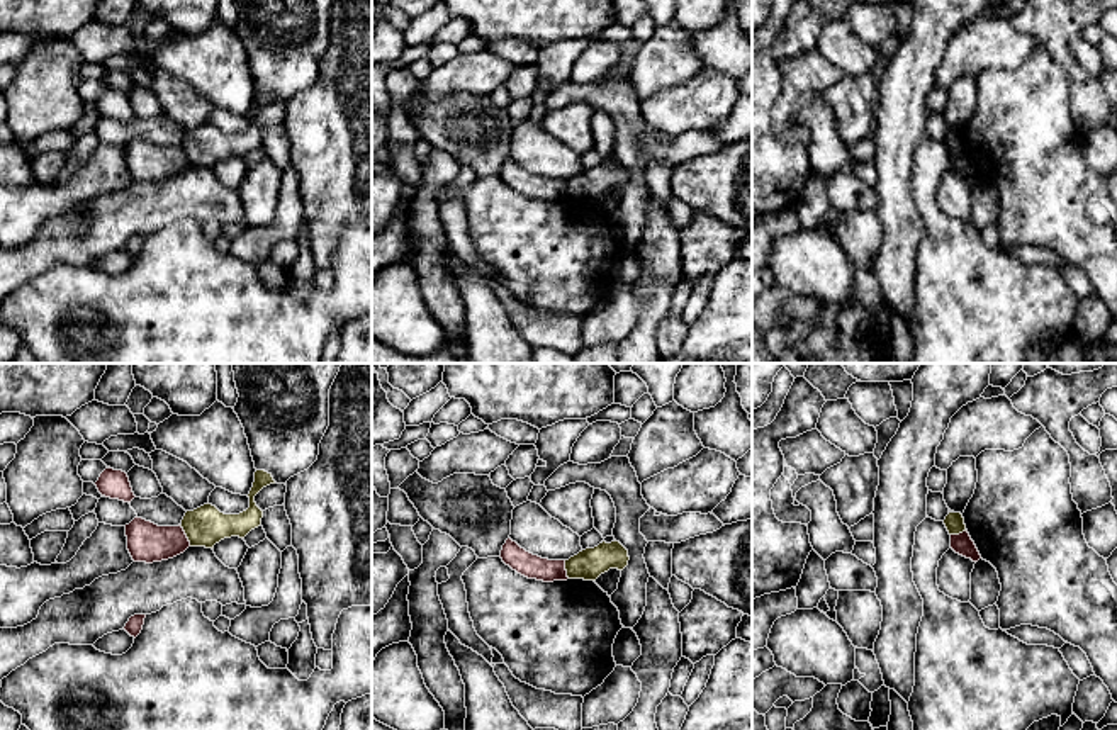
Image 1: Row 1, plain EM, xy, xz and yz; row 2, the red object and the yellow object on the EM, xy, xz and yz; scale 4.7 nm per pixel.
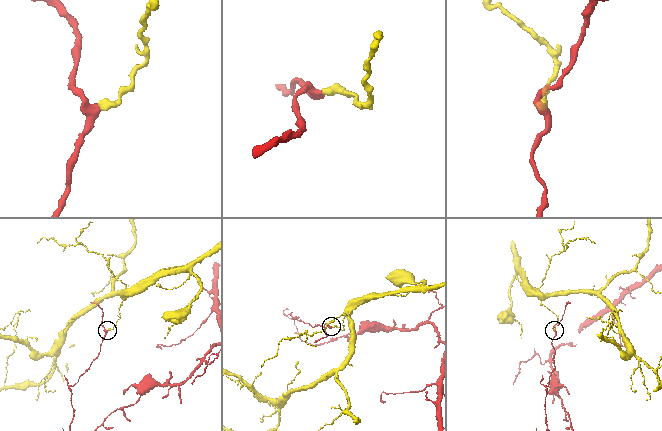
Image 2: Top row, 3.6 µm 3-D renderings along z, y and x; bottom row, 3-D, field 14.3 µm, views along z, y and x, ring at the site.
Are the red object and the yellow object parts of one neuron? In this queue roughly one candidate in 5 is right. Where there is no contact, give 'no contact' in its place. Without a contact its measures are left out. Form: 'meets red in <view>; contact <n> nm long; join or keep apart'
meets red in xy; contact 120 nm long; keep apart

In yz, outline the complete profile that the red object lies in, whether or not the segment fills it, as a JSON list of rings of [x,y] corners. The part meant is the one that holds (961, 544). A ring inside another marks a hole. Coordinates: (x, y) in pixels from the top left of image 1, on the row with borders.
[[[968,530],[959,535],[951,535],[951,548],[966,559],[971,559],[973,562],[978,562],[981,559]]]

